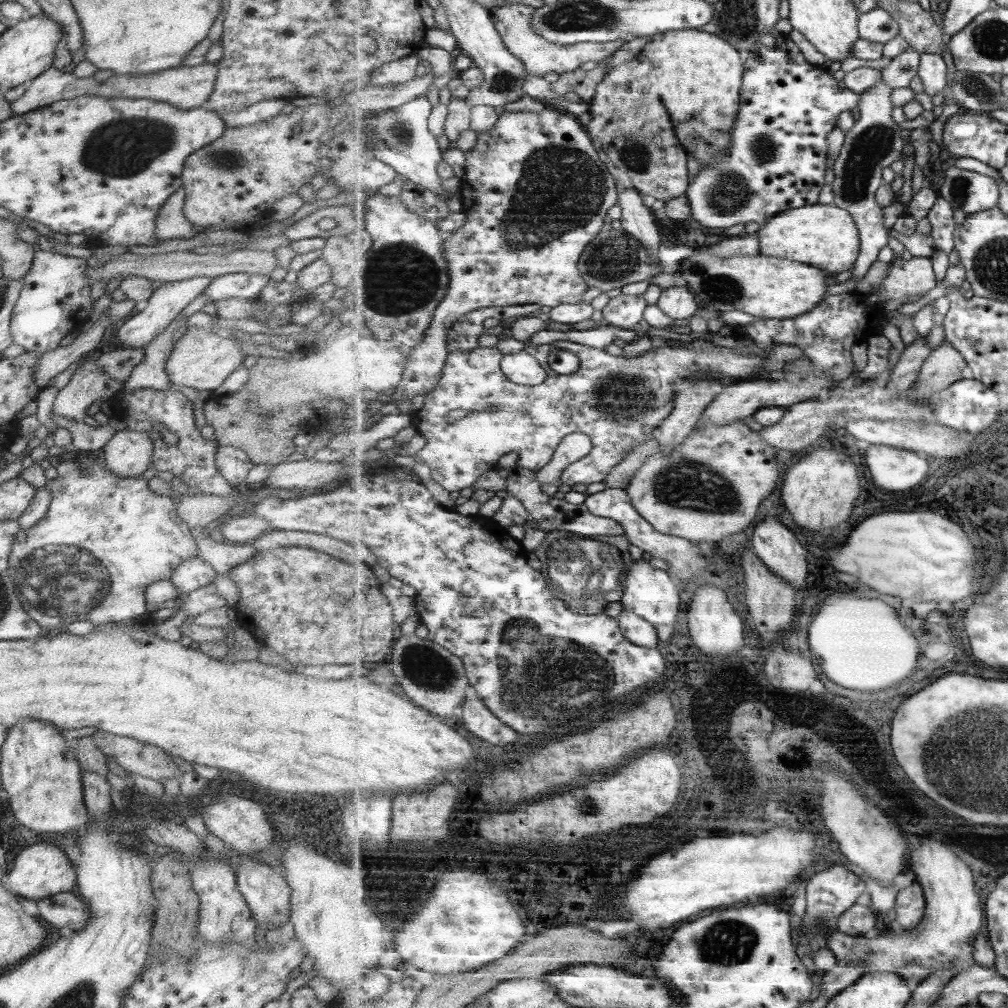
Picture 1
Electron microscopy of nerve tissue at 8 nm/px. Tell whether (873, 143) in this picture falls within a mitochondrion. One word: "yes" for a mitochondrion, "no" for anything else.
yes

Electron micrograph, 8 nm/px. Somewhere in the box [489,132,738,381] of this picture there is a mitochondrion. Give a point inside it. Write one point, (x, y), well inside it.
(560, 188)

